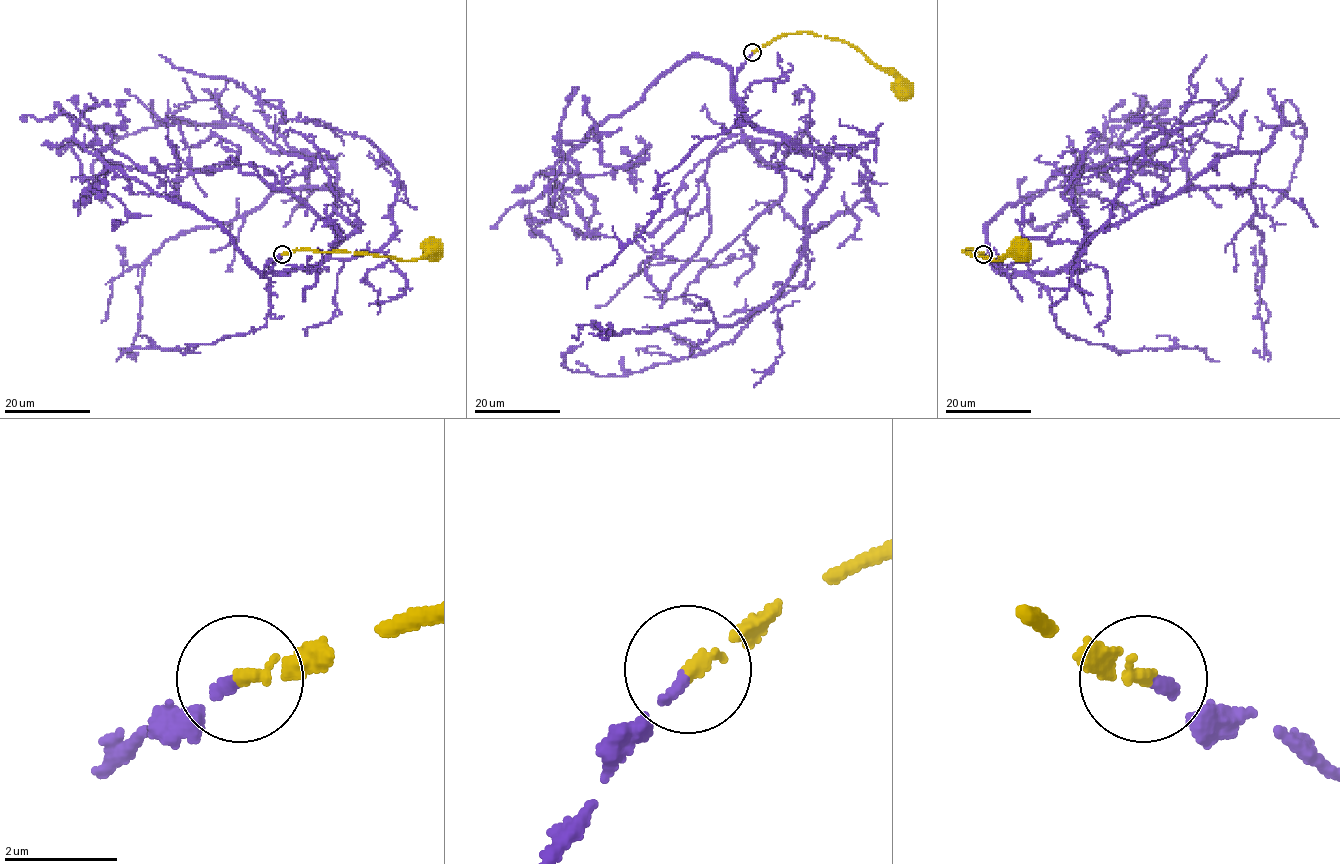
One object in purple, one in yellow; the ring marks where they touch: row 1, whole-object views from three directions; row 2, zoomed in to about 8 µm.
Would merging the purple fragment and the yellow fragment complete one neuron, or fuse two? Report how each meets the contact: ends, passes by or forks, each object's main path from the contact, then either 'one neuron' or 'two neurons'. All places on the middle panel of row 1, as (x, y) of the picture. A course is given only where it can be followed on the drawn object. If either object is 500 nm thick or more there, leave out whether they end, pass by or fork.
purple ends | yellow ends | purple via (751, 52), (735, 104), (827, 171), (806, 211), (807, 277), (708, 351), (599, 377), (562, 363), (583, 343) | yellow via (752, 52), (777, 37), (812, 32), (855, 46), (877, 66), (892, 71), (905, 85) | one neuron

